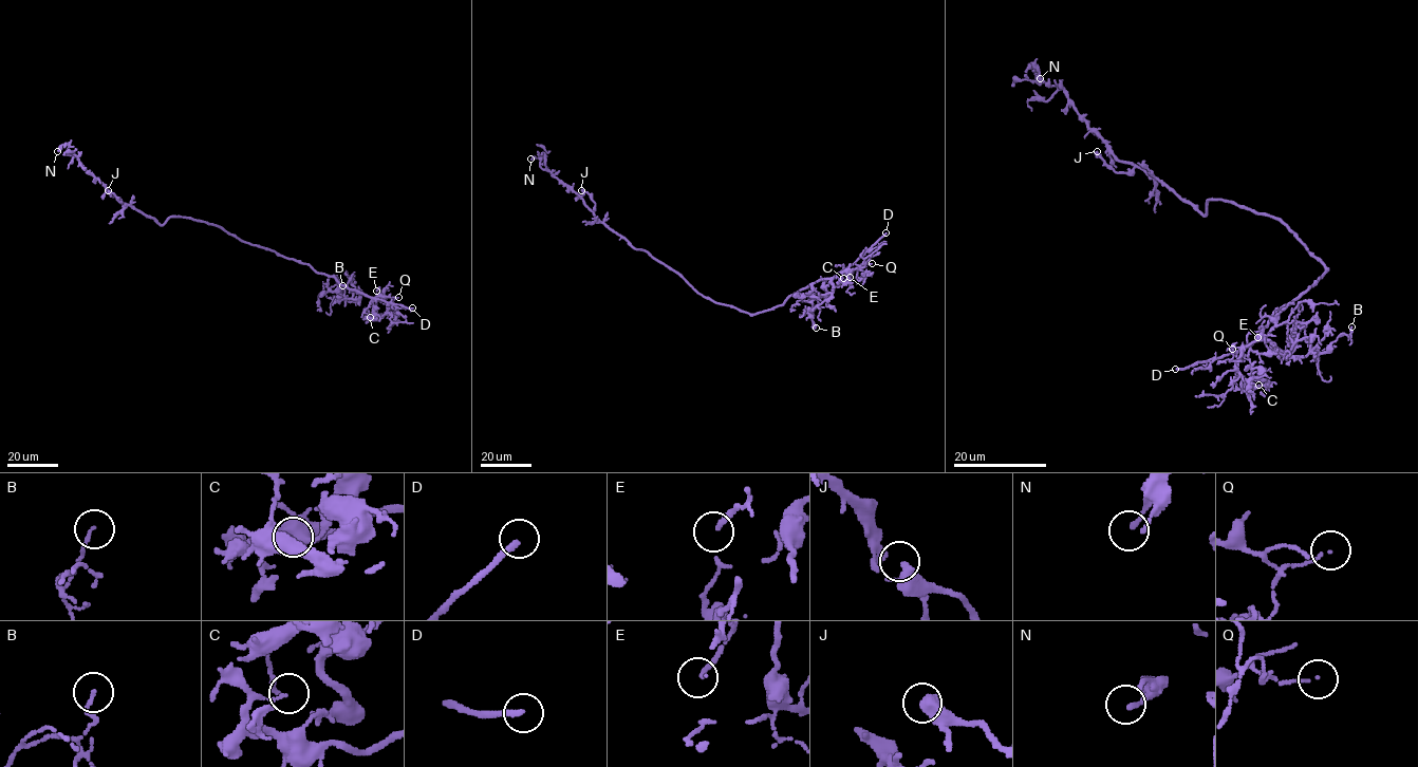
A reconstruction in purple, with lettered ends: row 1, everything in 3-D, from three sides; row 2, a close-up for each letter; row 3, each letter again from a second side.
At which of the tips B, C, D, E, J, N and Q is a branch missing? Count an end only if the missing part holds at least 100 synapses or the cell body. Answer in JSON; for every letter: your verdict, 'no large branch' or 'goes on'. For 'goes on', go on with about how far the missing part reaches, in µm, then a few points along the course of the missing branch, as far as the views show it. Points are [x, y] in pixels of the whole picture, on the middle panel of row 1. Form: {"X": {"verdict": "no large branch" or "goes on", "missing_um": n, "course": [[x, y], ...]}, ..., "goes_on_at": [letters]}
{"B": {"verdict": "no large branch"}, "C": {"verdict": "no large branch"}, "D": {"verdict": "goes on", "missing_um": 45, "course": [[885, 232], [896, 221], [905, 220], [927, 245], [930, 258]]}, "E": {"verdict": "no large branch"}, "J": {"verdict": "no large branch"}, "N": {"verdict": "no large branch"}, "Q": {"verdict": "no large branch"}, "goes_on_at": ["D"]}

